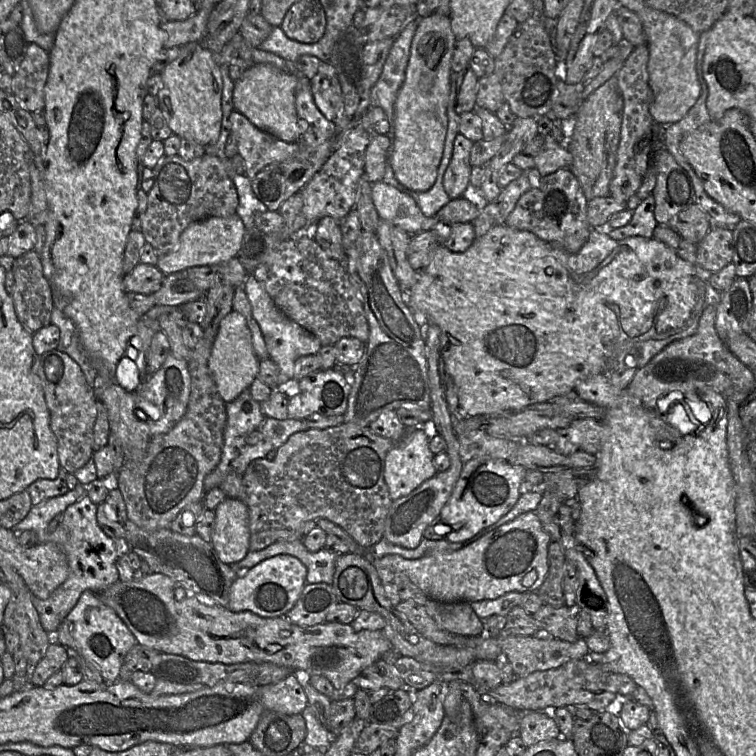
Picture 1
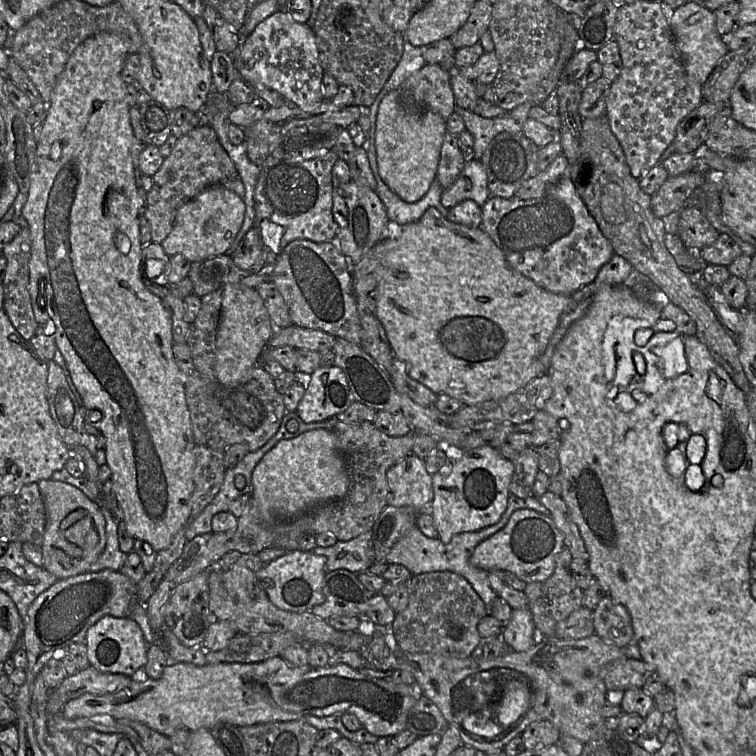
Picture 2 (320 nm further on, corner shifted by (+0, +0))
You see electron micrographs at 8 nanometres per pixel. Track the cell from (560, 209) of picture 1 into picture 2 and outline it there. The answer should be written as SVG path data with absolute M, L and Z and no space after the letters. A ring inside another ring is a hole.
M566 175L548 187L540 197L522 200L490 196L481 210L480 228L503 251L509 266L555 294L571 296L583 286L594 282L601 267L615 254L611 243L602 234L571 179Z

